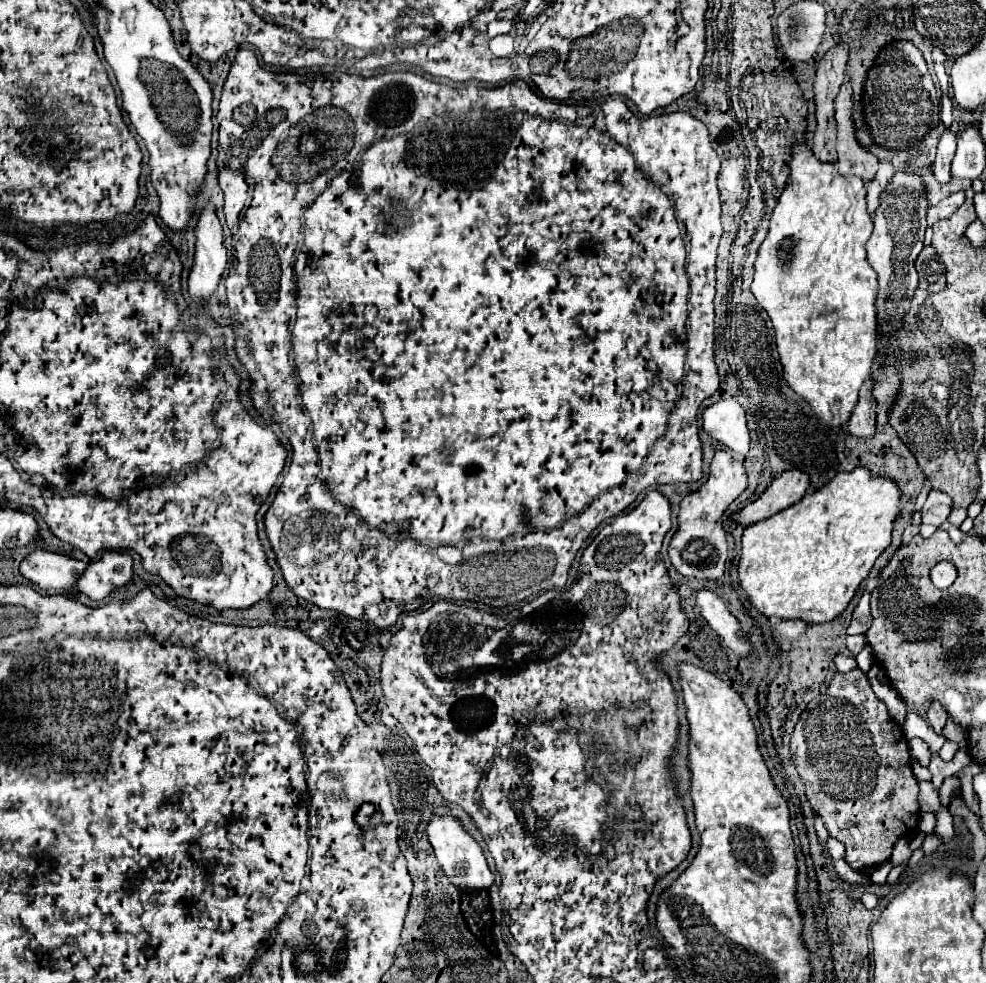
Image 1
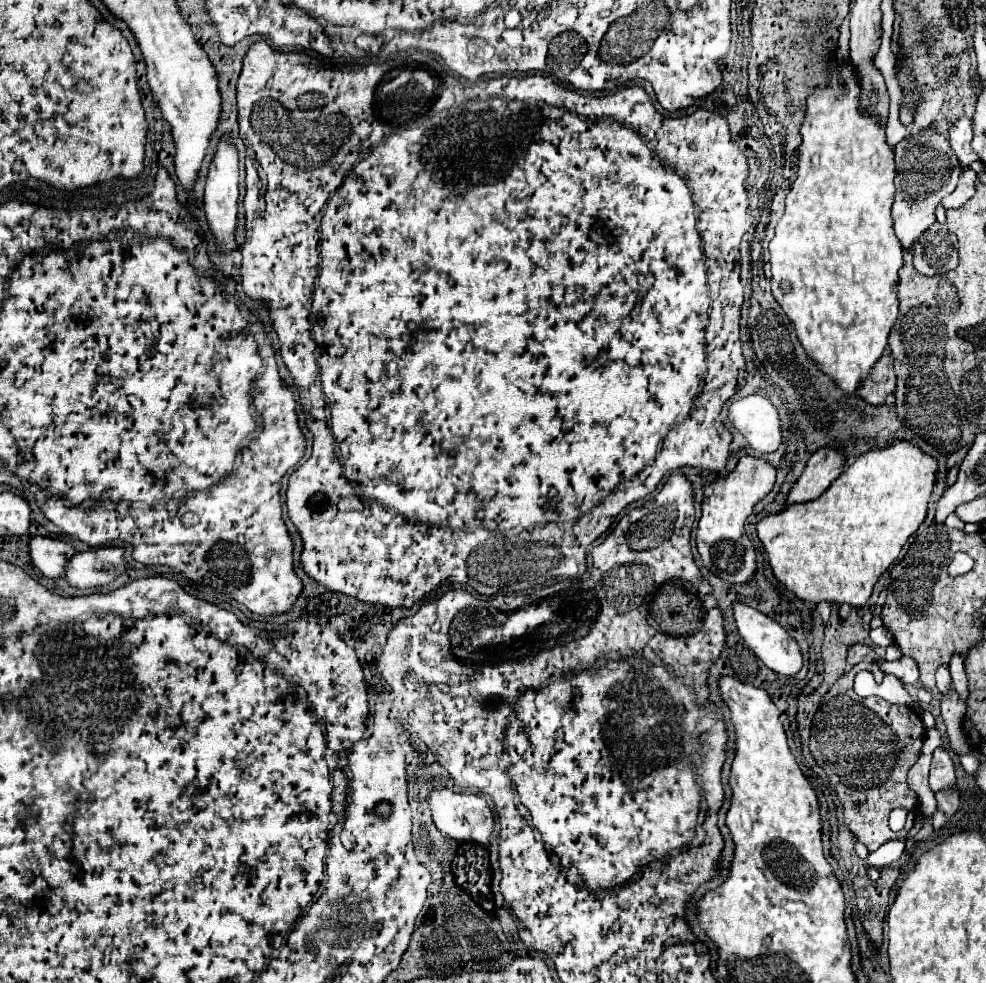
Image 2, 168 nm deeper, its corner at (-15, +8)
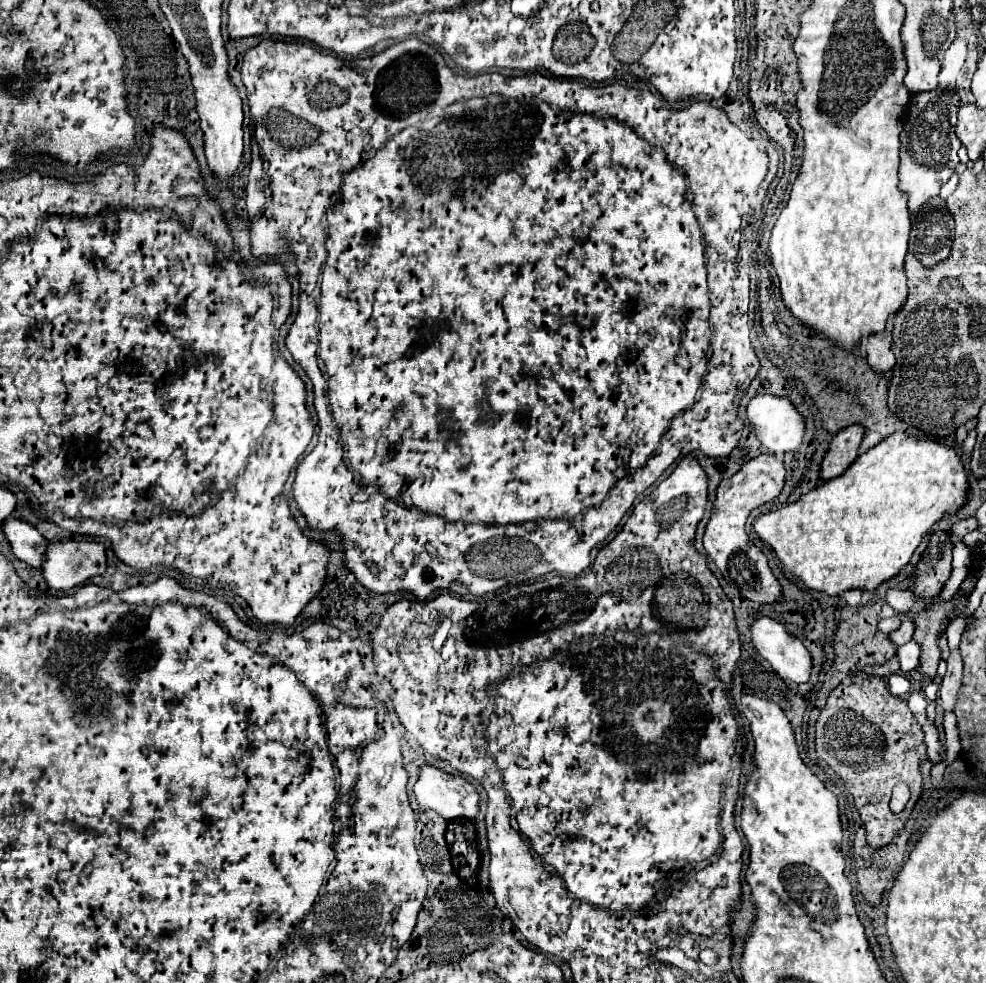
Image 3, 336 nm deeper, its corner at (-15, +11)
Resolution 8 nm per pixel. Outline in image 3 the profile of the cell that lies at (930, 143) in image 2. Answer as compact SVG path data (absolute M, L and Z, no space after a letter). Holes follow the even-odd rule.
M932 89L918 93L916 107L910 109L908 119L904 123L904 131L900 133L900 191L908 197L908 211L912 217L920 215L922 207L940 193L940 187L954 175L960 165L958 149L960 141L956 139L956 103L958 95L948 89Z

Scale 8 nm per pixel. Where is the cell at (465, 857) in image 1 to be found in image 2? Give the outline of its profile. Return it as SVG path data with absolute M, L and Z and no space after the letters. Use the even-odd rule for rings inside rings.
M440 788L440 790L434 790L428 794L428 802L430 802L432 820L440 832L448 834L450 838L454 838L458 842L478 842L482 846L488 846L494 820L492 820L492 812L490 812L488 804L482 796L458 794L458 792L452 792L450 788Z

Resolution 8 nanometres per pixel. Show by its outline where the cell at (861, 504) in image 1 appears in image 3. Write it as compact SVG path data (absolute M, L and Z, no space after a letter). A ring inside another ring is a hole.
M858 425L838 431L820 465L822 485L802 495L798 501L762 515L754 523L756 535L776 551L784 569L800 577L808 589L826 595L840 595L850 589L874 591L882 581L896 575L910 561L914 549L932 523L936 523L946 511L954 513L966 501L968 479L960 455L954 449L932 439L894 433L856 459L856 449L860 447L862 437L864 427Z

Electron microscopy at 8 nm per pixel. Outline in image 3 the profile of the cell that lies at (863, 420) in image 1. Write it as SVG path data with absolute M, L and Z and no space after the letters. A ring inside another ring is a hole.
M894 317L888 319L886 323L886 329L884 333L876 333L868 339L868 345L866 345L866 361L868 365L872 367L872 371L884 375L884 377L890 377L892 375L892 369L894 369L894 353L890 351L890 345L892 345L892 321Z

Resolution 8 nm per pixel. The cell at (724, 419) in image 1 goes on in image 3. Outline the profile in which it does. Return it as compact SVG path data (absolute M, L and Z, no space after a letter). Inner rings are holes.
M756 395L746 407L746 417L758 441L776 457L800 447L804 437L804 419L790 399Z

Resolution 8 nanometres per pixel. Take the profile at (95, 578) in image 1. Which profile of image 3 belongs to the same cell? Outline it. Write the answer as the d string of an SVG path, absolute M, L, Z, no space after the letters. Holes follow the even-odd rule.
M96 541L52 543L42 571L50 587L70 591L106 571L106 547Z

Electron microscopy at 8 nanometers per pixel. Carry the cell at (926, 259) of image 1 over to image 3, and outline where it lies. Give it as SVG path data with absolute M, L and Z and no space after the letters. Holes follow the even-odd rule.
M940 197L928 201L928 207L912 221L910 253L924 265L932 267L944 261L954 241L954 219L946 211L946 203Z

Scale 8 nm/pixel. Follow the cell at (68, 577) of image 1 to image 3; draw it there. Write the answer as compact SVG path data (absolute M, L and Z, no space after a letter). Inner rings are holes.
M8 517L4 521L2 529L6 531L6 539L12 545L12 553L20 561L24 561L32 567L42 567L44 551L48 549L50 541L44 535L40 535L40 531L34 525Z

